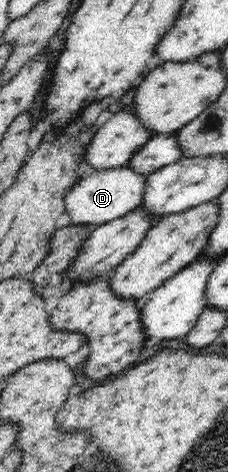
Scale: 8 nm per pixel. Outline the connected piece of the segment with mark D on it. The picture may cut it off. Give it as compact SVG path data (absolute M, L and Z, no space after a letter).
M130 163L120 167L95 170L90 177L82 178L73 191L66 195L67 215L64 221L94 226L114 221L142 205L146 196L147 184L148 176L134 170Z

